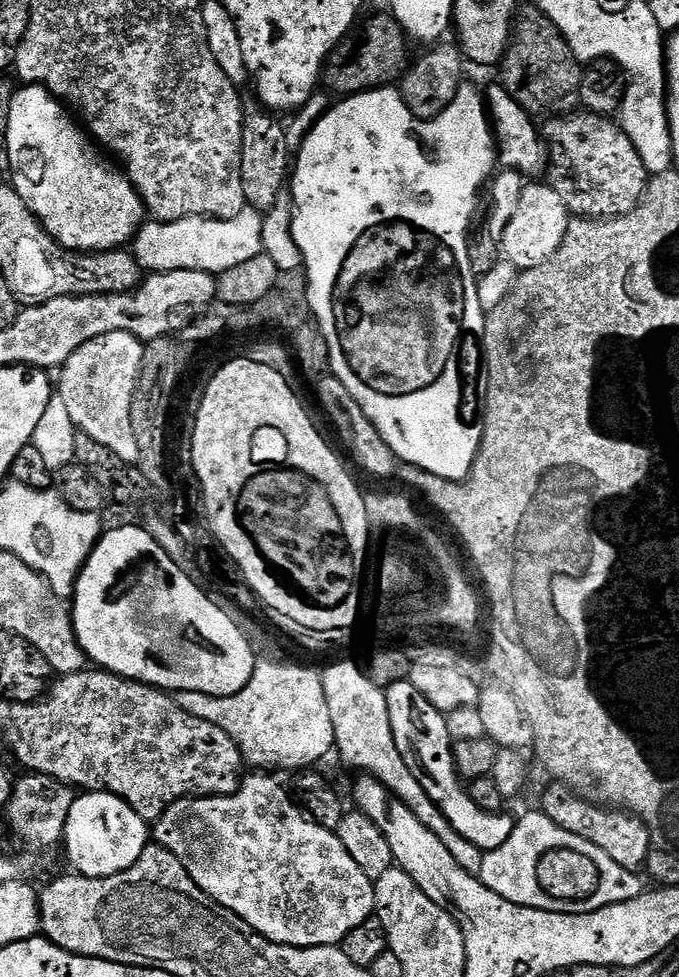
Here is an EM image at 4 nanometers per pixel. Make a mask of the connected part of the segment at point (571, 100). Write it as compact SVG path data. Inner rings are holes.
M533 6L519 9L514 21L514 39L504 53L503 68L505 90L529 114L571 114L577 111L584 68L558 26L542 10Z

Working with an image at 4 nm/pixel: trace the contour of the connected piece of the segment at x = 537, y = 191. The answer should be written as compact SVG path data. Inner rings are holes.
M547 182L525 183L518 198L518 210L514 210L514 218L510 218L510 226L506 226L506 234L502 234L500 239L503 259L512 263L517 270L542 266L542 262L549 260L563 246L569 223L566 202L558 198Z

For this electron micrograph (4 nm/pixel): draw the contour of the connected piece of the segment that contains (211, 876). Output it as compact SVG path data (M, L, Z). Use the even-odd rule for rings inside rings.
M248 774L241 779L240 789L232 796L194 796L174 802L160 815L159 820L155 821L155 843L170 850L170 854L174 854L174 858L178 858L178 862L182 862L182 866L186 866L186 874L190 874L190 878L194 878L196 885L207 896L214 898L214 902L226 906L226 910L238 914L238 918L242 918L257 934L265 936L272 944L285 944L291 948L331 948L343 945L346 934L350 934L350 930L355 930L357 926L362 926L362 922L373 919L376 910L375 883L370 878L366 878L366 874L362 874L358 862L354 862L354 858L350 858L350 854L346 854L346 846L342 846L340 837L333 829L324 828L309 818L305 809L293 799L290 792L290 797L288 797L287 790L278 781L268 777L271 775L252 775L256 776Z

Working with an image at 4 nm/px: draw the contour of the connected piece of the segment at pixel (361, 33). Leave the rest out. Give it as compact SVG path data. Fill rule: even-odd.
M384 12L370 17L368 21L365 19L351 38L341 40L339 46L328 55L322 73L323 87L340 92L339 95L345 97L368 92L371 88L386 88L403 80L404 73L414 60L414 56L408 53L410 37L395 16Z

